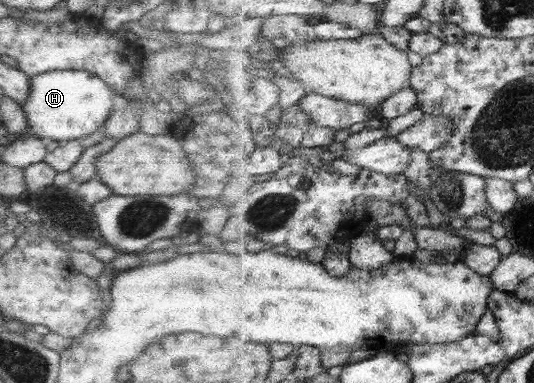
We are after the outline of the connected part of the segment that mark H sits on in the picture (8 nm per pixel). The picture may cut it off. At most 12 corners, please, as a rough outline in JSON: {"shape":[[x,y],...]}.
{"shape":[[83,70],[32,75],[27,134],[73,141],[100,129],[114,94]]}

